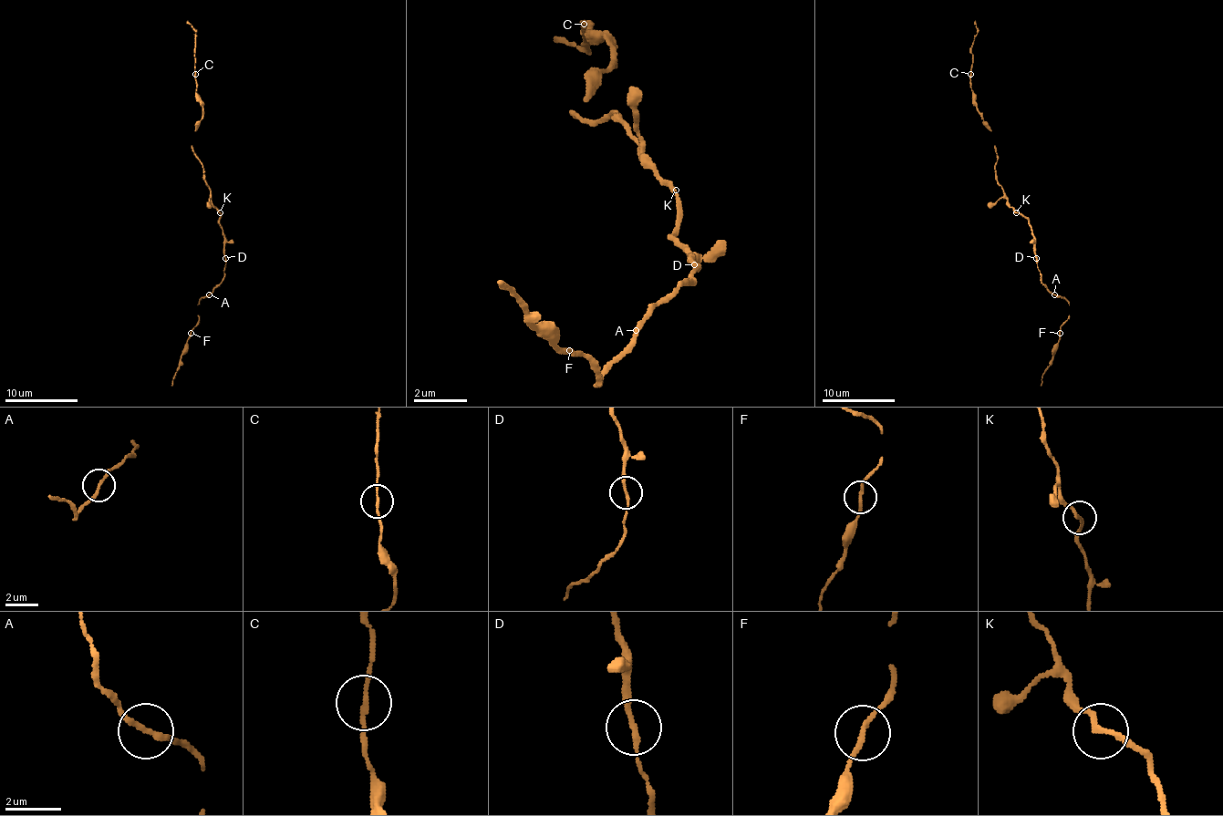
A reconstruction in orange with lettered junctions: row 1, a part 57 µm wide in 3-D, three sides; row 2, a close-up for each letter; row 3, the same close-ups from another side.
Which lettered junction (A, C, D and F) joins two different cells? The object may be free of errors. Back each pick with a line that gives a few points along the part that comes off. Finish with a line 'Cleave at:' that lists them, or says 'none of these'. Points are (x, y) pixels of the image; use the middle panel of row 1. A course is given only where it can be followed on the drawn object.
Cleave at: none of these

